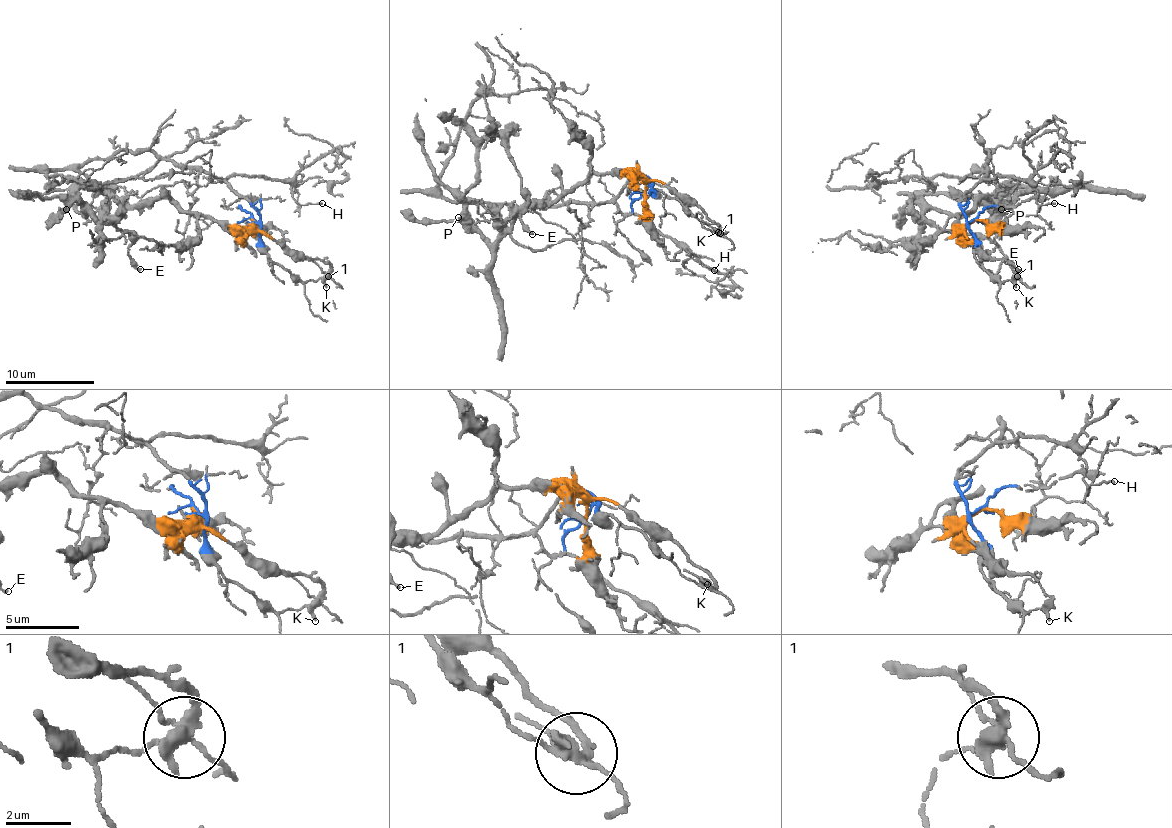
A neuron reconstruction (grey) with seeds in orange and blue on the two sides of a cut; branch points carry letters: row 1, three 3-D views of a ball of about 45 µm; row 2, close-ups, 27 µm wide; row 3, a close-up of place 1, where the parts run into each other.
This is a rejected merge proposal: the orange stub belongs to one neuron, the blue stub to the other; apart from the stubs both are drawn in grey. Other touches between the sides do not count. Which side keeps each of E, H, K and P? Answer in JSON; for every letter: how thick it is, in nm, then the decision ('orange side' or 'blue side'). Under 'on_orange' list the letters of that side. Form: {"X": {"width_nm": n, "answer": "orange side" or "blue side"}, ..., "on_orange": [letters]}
{"E": {"width_nm": 190, "answer": "orange side"}, "H": {"width_nm": 110, "answer": "blue side"}, "K": {"width_nm": 220, "answer": "orange side"}, "P": {"width_nm": 140, "answer": "orange side"}, "on_orange": ["E", "K", "P"]}

